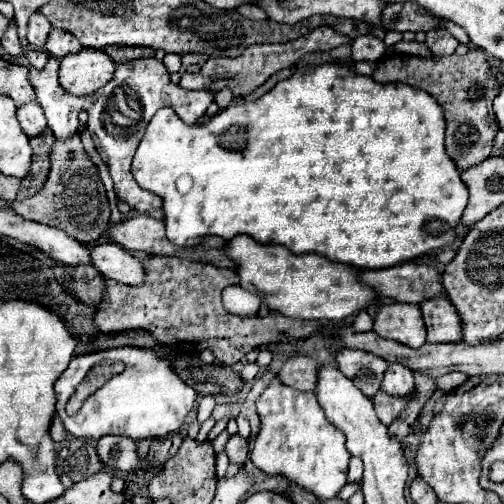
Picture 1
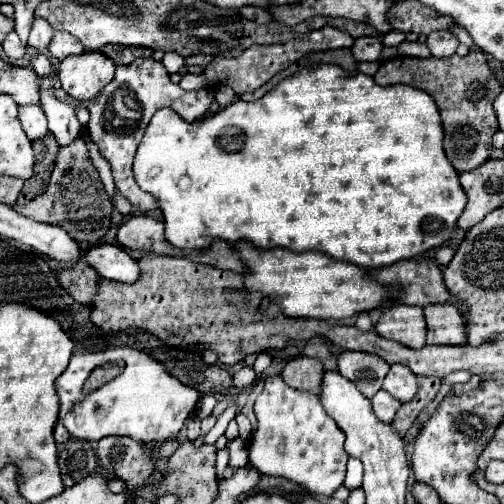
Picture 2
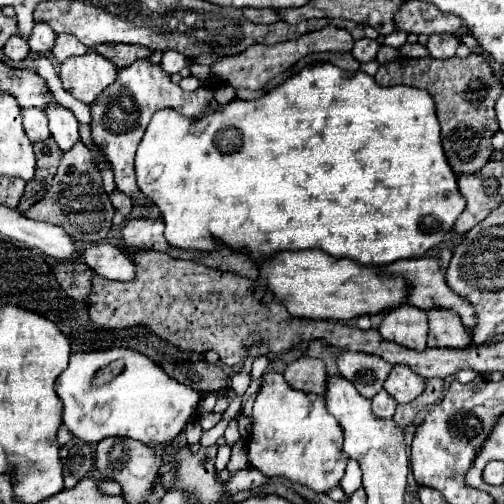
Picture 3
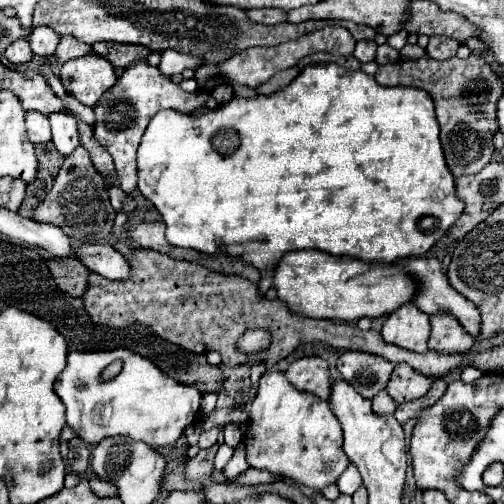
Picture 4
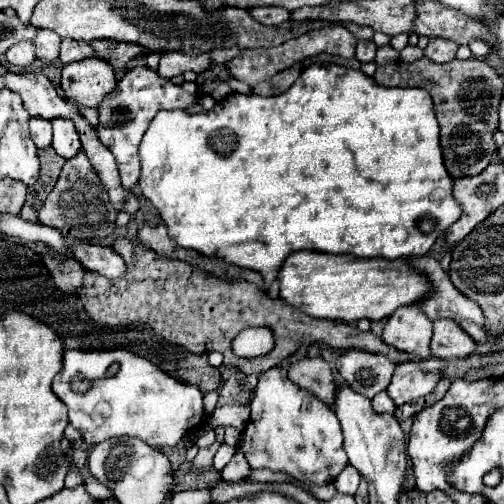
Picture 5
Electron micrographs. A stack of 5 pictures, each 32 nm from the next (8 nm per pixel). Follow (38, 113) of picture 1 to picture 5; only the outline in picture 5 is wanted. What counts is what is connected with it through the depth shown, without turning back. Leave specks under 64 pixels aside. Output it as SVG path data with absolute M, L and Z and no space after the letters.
M32 118L28 122L30 126L30 134L32 134L32 140L34 144L40 148L40 150L46 150L52 146L52 124L48 120L42 120L42 118Z

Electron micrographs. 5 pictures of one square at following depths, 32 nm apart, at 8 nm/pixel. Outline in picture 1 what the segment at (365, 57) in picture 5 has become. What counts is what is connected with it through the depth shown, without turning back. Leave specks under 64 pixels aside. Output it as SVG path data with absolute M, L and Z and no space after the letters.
M366 34L366 36L358 36L354 42L352 42L352 58L354 62L360 62L360 60L370 60L370 62L376 62L384 56L386 52L386 46L382 40L378 40L376 36L372 34Z

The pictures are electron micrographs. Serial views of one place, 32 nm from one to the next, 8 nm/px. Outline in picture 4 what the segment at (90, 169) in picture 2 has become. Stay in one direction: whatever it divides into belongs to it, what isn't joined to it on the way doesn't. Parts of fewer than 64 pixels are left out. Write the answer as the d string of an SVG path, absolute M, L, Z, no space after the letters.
M78 146L74 154L70 154L50 190L46 200L34 210L36 222L46 222L52 226L58 226L64 230L64 234L78 242L98 242L104 236L112 232L116 210L112 208L108 200L108 190L104 186L102 176L94 168L94 164L88 158L88 152L84 146Z

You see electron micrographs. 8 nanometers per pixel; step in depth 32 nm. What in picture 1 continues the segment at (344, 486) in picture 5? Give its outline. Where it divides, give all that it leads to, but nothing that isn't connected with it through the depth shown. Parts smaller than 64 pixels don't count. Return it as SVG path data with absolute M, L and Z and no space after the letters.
M352 458L348 464L348 482L360 482L362 480L362 460Z

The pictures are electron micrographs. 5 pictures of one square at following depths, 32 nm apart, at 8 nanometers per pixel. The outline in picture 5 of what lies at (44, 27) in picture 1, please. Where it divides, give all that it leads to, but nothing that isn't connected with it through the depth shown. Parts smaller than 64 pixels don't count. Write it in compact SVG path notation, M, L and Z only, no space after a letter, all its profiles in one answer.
M50 30L36 32L36 38L34 38L36 56L46 68L60 64L60 42L62 38L56 32L50 32Z

